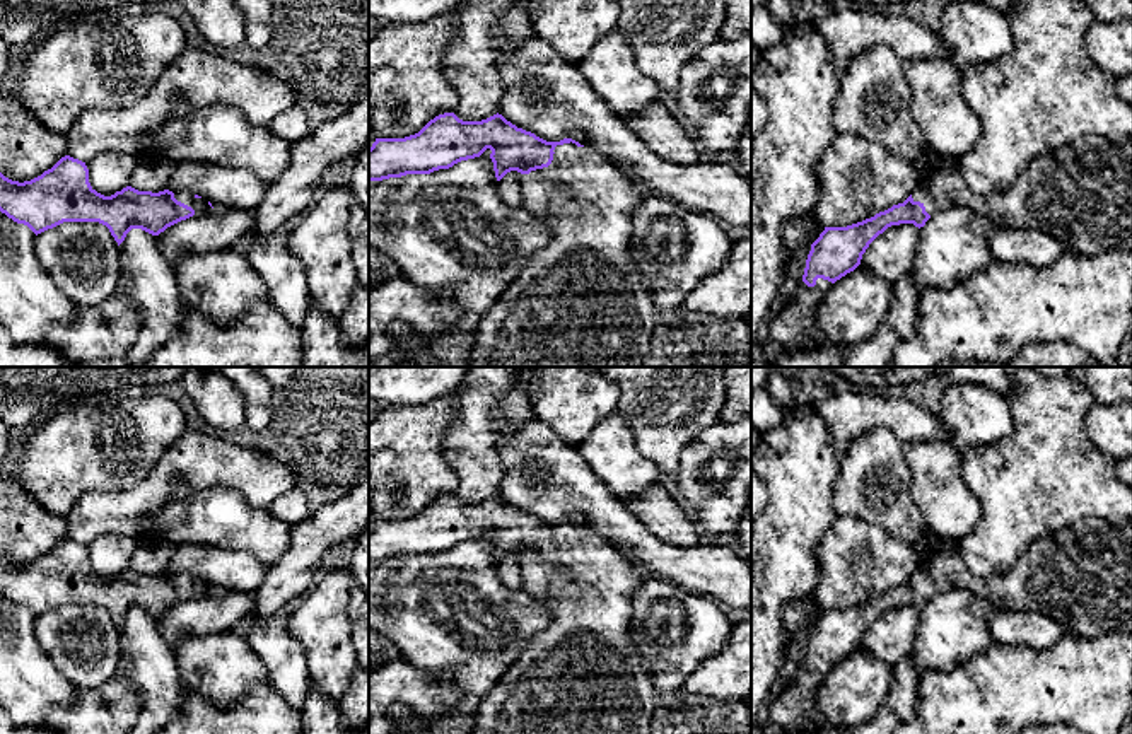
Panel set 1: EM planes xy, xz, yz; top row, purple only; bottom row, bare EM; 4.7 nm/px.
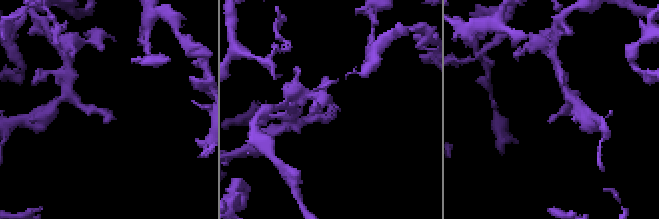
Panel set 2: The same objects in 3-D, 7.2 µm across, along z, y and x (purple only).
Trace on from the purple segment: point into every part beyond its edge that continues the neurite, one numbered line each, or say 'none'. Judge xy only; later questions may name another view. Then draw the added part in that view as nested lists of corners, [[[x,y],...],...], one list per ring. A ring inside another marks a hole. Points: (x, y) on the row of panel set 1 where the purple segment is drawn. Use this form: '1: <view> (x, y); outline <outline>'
1: xy (200, 205); outline [[[174,191],[174,198],[195,210],[195,215],[212,210],[207,198],[196,198],[191,191]]]

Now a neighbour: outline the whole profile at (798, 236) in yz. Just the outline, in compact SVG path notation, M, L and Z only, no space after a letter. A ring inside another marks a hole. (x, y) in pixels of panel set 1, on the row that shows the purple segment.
M813 215L808 222L792 220L784 227L784 242L794 259L802 249L809 248L825 230L821 220Z

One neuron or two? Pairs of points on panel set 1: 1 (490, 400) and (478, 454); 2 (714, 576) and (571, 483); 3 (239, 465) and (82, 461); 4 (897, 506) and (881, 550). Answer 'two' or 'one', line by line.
1: one
2: one
3: two
4: two

